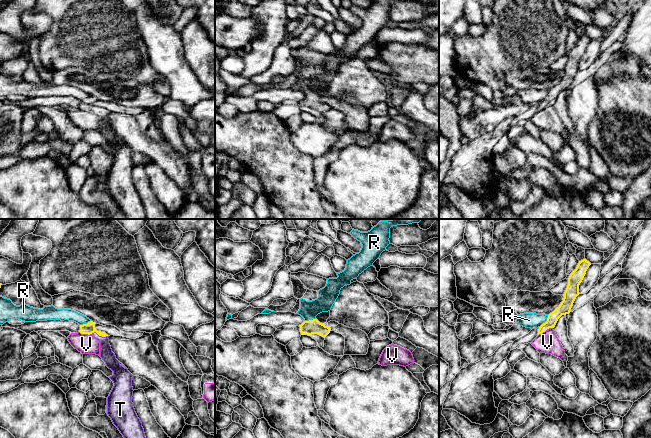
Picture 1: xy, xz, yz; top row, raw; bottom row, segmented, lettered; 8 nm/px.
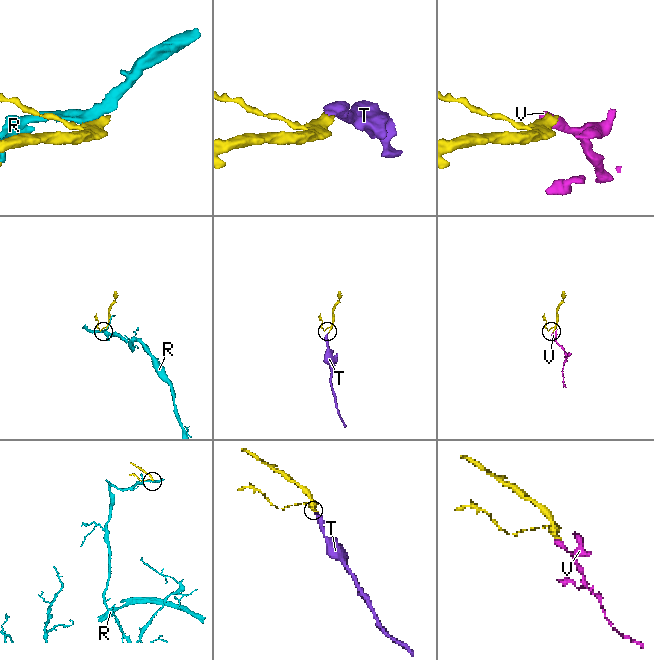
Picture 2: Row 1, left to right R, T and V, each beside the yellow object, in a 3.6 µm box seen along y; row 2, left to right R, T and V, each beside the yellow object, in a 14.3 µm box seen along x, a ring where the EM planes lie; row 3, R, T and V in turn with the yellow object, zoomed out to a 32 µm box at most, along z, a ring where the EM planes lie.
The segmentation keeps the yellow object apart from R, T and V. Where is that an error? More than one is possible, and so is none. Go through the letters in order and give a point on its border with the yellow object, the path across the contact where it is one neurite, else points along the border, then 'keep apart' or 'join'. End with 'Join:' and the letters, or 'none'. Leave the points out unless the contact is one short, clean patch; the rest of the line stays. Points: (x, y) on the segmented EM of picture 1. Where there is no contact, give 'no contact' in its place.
R: meets yellow in yz at (546, 321); keep apart
T: meets yellow in xy at (98, 334); runs through xy (89, 328), (98, 334), (104, 341), (106, 354); join
V: meets yellow in yz at (545, 330); border along yz (552, 327), (538, 335); keep apart
Join: T

